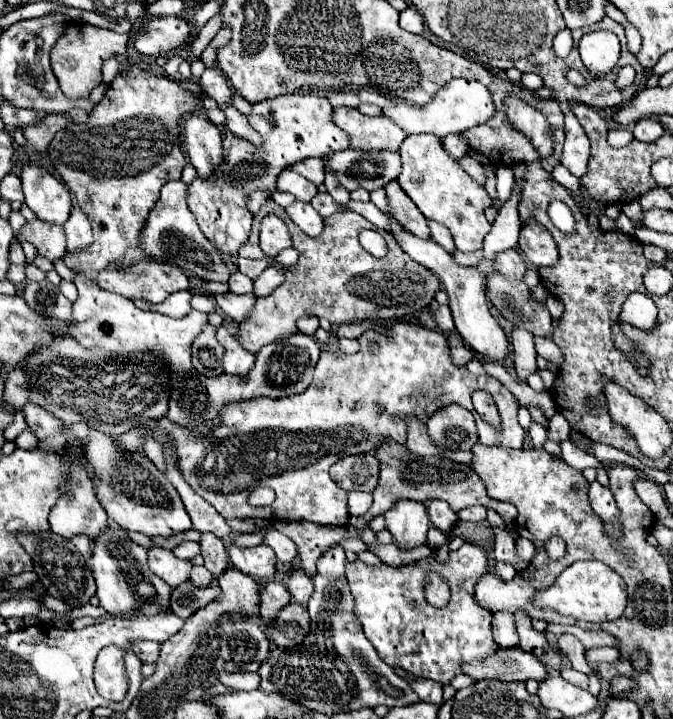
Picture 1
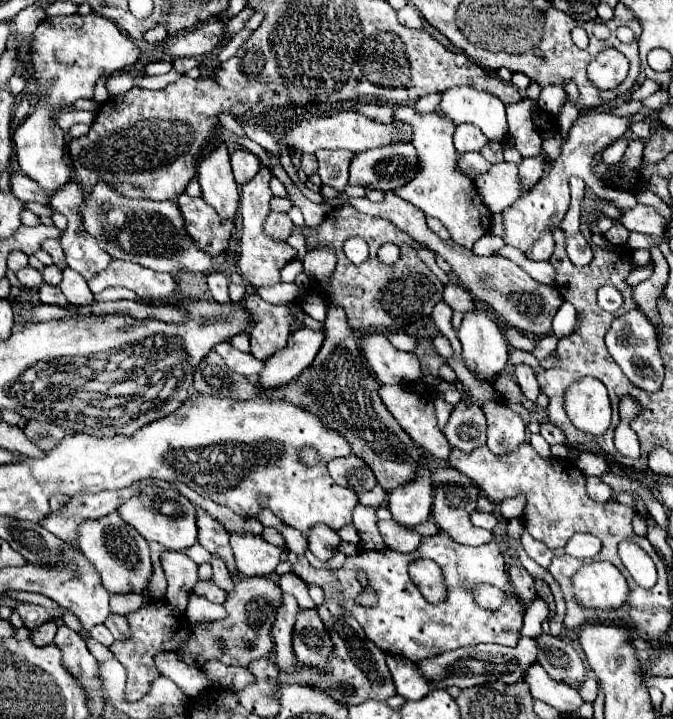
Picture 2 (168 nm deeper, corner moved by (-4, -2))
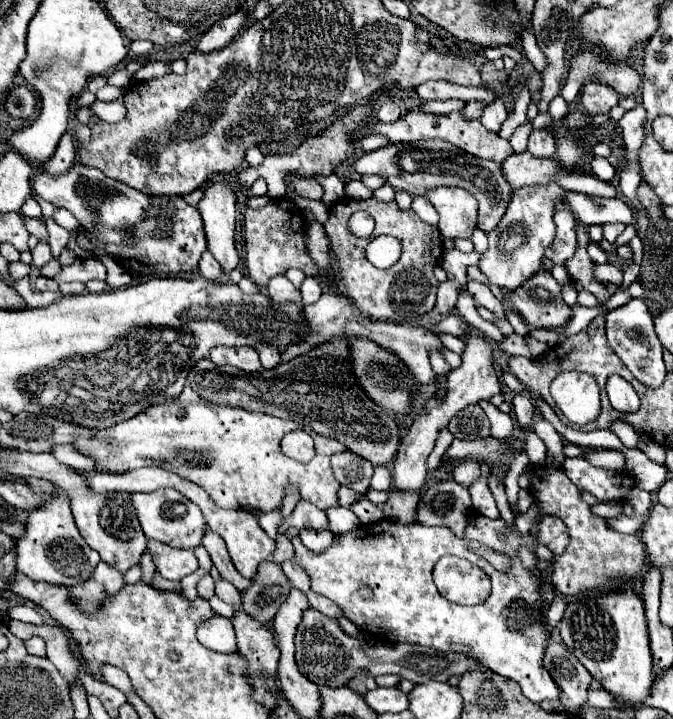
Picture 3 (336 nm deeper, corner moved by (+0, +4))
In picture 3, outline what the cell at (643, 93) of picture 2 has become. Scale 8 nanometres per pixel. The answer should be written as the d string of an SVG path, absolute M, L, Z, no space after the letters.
M587 82L581 90L581 104L589 116L595 114L607 114L609 108L617 106L619 94L613 88L607 88L605 84L597 82Z

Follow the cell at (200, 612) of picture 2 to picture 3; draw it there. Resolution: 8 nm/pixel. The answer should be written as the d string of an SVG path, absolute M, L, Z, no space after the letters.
M213 596L213 598L209 600L209 604L211 604L211 608L213 608L219 616L225 616L225 618L231 618L231 616L233 616L233 608L231 608L231 604L223 602L221 598Z

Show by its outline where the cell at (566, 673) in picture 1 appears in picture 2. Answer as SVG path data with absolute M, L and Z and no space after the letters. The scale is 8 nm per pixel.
M587 676L585 682L583 682L581 688L579 688L579 694L581 694L581 698L583 698L585 702L593 702L595 696L597 696L597 680L595 680L593 676Z

